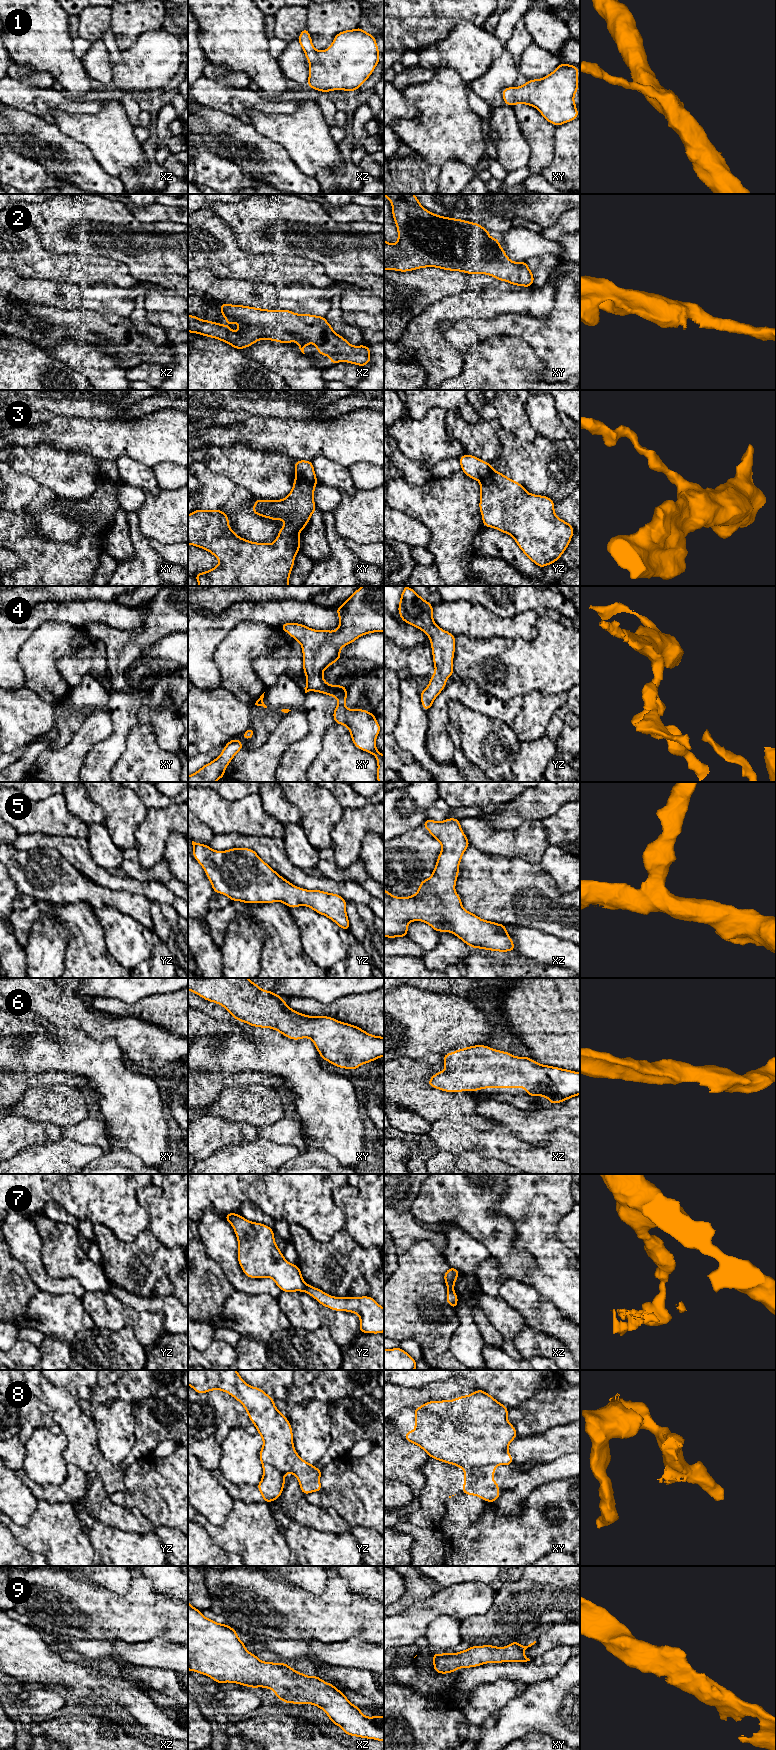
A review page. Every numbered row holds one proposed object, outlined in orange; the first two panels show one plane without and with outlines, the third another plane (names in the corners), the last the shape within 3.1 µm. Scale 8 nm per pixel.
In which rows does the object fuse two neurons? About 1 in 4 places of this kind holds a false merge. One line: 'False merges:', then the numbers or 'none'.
False merges: 3, 7, 8

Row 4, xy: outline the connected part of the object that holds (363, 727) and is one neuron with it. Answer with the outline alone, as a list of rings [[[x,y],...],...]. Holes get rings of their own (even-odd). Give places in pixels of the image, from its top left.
[[[362,586],[340,607],[336,607],[339,615],[339,627],[335,631],[314,630],[300,623],[283,623],[281,630],[288,632],[302,647],[304,675],[307,677],[305,693],[315,691],[338,699],[333,711],[334,722],[345,725],[350,732],[353,744],[360,750],[373,754],[377,759],[377,780],[384,782],[384,755],[376,749],[375,740],[380,733],[380,725],[373,713],[364,709],[347,709],[347,688],[342,685],[330,685],[323,679],[324,670],[334,662],[342,659],[342,647],[353,643],[358,637],[374,632],[384,632],[384,586]]]

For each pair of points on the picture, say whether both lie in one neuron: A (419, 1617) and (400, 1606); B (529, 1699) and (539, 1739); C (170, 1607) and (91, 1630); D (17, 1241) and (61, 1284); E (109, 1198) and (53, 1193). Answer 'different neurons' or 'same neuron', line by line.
A: different neurons
B: different neurons
C: same neuron
D: same neuron
E: same neuron

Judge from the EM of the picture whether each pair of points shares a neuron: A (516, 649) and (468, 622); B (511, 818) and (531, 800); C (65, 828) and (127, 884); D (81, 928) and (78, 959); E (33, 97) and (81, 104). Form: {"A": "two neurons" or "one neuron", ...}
{"A": "two neurons", "B": "one neuron", "C": "two neurons", "D": "one neuron", "E": "one neuron"}

